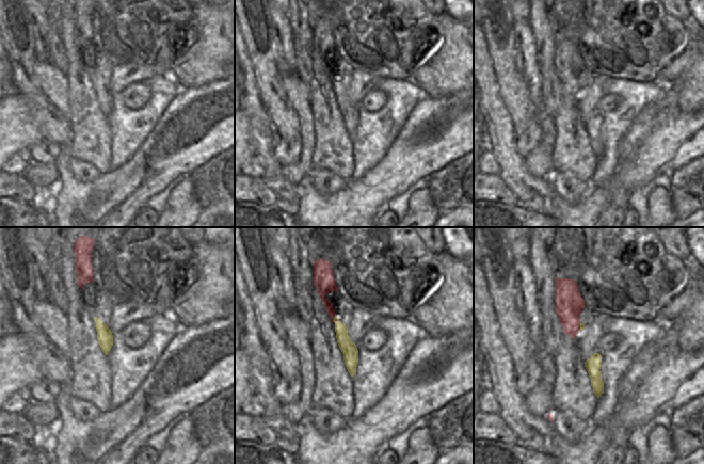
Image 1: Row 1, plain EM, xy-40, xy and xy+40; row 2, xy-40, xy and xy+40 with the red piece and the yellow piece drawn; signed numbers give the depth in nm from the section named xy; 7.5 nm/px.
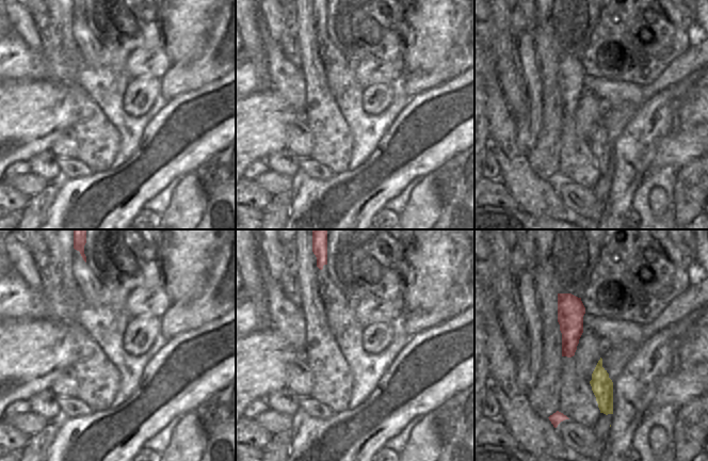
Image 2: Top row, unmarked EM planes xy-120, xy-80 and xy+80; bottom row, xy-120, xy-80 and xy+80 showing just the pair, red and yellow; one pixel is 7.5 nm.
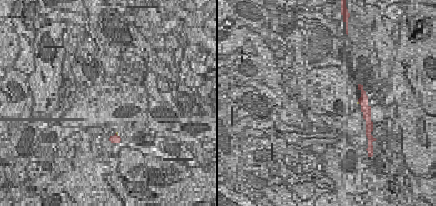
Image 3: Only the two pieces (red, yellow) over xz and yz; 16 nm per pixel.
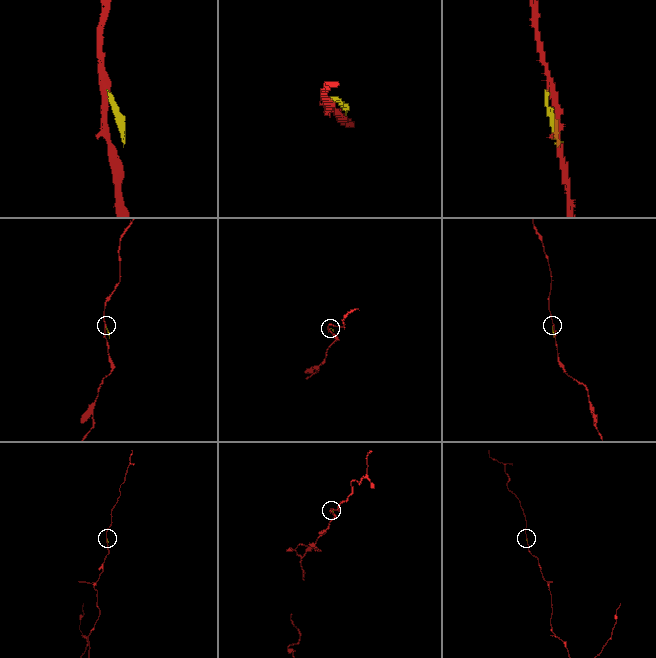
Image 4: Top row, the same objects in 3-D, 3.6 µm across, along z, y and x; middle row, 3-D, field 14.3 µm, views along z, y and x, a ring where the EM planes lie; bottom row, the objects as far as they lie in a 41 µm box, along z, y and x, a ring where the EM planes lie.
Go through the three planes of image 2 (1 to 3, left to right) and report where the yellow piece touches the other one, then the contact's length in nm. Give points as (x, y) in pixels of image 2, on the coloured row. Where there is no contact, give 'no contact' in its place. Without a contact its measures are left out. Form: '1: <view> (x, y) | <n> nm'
1: no contact
2: no contact
3: no contact

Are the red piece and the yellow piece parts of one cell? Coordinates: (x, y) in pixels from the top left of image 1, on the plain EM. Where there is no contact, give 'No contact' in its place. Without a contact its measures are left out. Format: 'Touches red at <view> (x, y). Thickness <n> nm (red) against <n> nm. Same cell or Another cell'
Touches red at xy (333, 80). Thickness 100 nm (red) against 120 nm. Another cell

